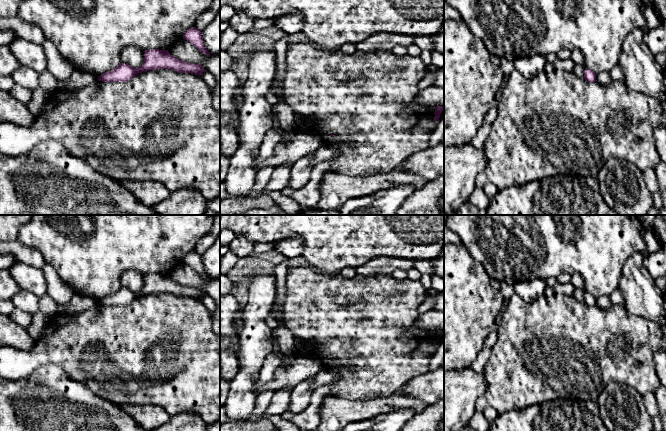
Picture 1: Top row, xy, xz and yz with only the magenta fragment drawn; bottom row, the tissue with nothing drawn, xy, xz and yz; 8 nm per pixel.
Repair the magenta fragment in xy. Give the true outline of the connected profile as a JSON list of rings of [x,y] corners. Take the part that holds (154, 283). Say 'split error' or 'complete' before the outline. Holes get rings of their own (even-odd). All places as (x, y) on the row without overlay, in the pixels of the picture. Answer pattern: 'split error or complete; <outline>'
complete; [[[148,273],[144,275],[144,285],[139,292],[119,287],[118,290],[98,301],[102,306],[127,306],[139,297],[156,293],[171,293],[179,297],[192,297],[201,300],[205,295],[199,288],[183,286],[172,280],[168,274]]]

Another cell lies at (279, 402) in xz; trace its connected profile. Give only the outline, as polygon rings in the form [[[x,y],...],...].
[[[281,389],[273,393],[269,406],[264,412],[264,417],[269,418],[281,415],[288,410],[292,389]]]

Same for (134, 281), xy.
[[[124,272],[121,275],[121,287],[139,292],[144,285],[144,275],[139,272]]]

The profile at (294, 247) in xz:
[[[297,236],[287,240],[281,240],[274,243],[275,249],[284,254],[288,258],[296,258],[303,256],[304,253],[304,240]]]

